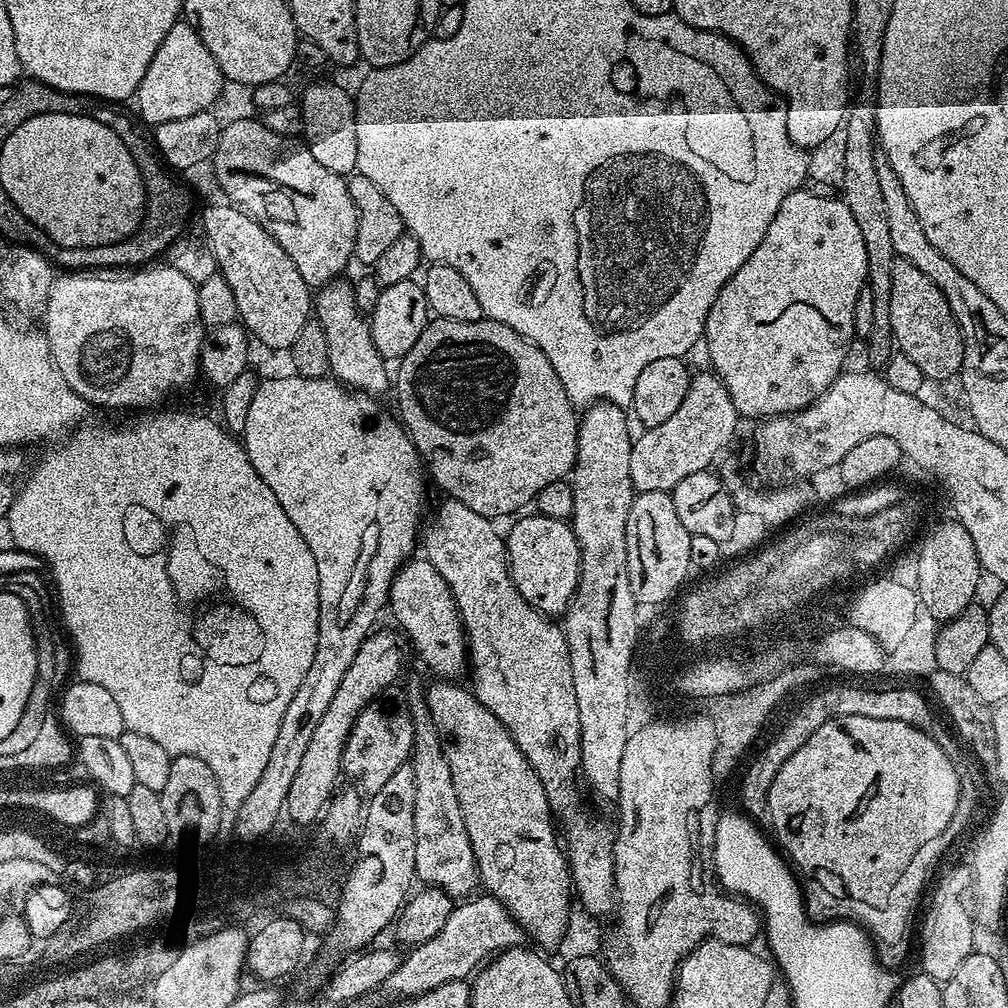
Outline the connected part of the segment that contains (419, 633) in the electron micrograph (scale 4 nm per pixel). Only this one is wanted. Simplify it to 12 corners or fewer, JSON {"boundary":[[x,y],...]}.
{"boundary":[[427,558],[397,571],[388,600],[421,662],[465,675],[466,637]]}

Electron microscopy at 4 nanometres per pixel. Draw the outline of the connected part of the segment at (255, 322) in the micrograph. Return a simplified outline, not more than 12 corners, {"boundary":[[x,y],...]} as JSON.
{"boundary":[[231,202],[203,235],[239,323],[291,349],[314,292],[286,250]]}

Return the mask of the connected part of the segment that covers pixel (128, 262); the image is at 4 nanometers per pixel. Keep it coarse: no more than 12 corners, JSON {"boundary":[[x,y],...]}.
{"boundary":[[153,141],[144,160],[146,215],[117,244],[63,248],[60,270],[139,270],[185,231],[180,188]]}

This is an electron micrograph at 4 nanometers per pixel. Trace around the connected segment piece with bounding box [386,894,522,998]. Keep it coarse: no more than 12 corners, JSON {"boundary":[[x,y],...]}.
{"boundary":[[494,897],[453,907],[390,974],[396,998],[467,981],[522,933]]}

